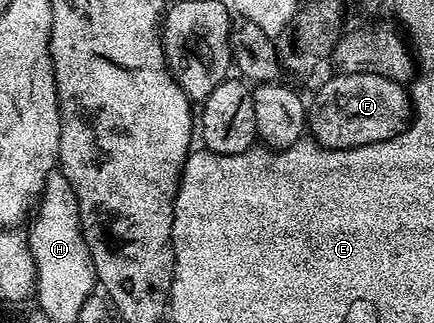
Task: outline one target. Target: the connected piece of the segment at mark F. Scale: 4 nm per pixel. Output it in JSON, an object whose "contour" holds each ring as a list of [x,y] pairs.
{"contour":[[[339,73],[336,76],[322,85],[307,115],[310,134],[318,145],[331,150],[371,147],[376,142],[394,138],[410,125],[413,118],[412,96],[402,82],[370,73]]]}

